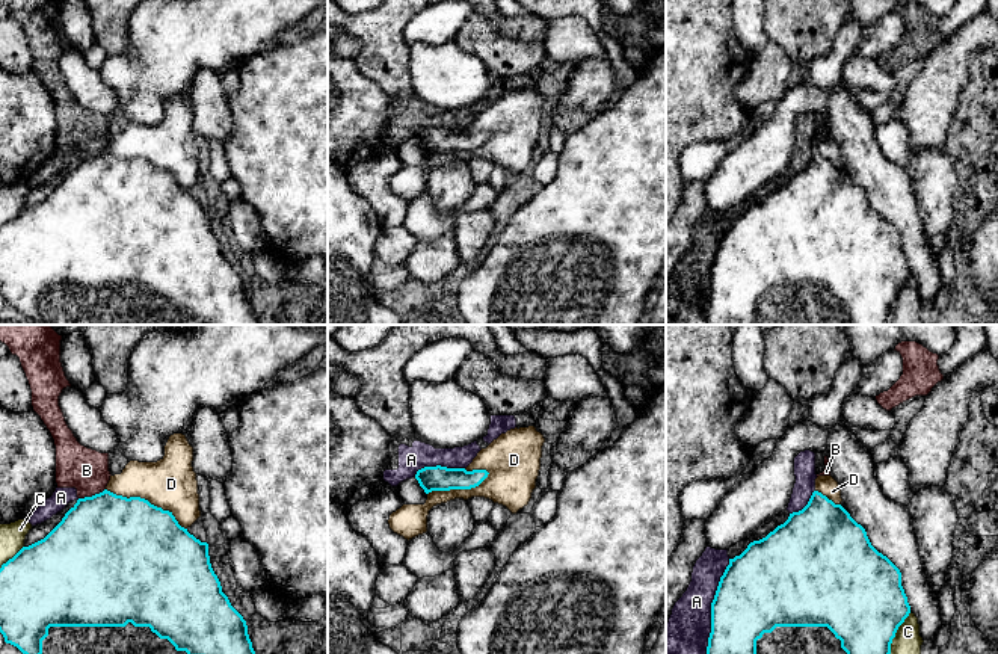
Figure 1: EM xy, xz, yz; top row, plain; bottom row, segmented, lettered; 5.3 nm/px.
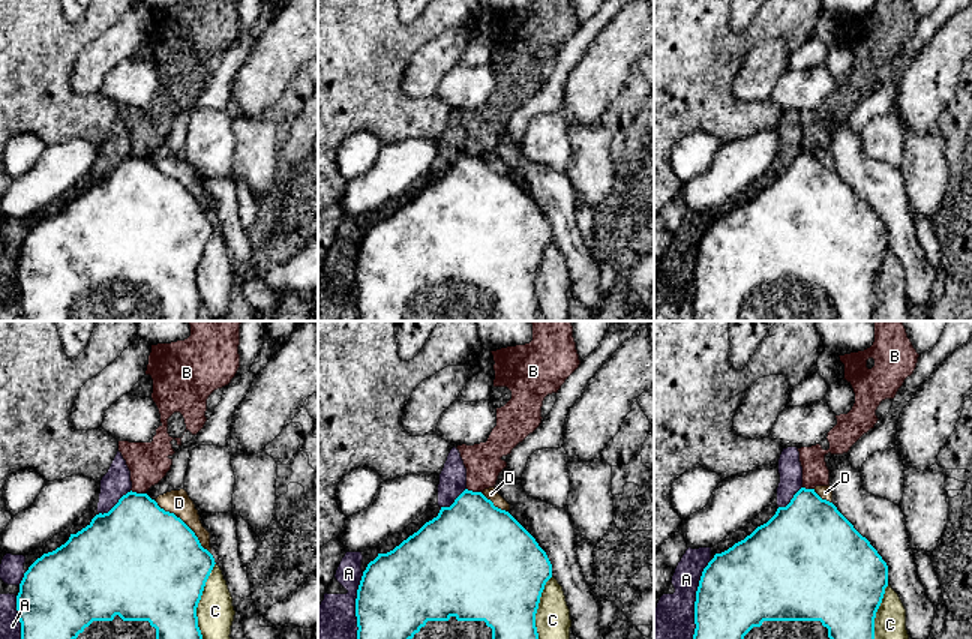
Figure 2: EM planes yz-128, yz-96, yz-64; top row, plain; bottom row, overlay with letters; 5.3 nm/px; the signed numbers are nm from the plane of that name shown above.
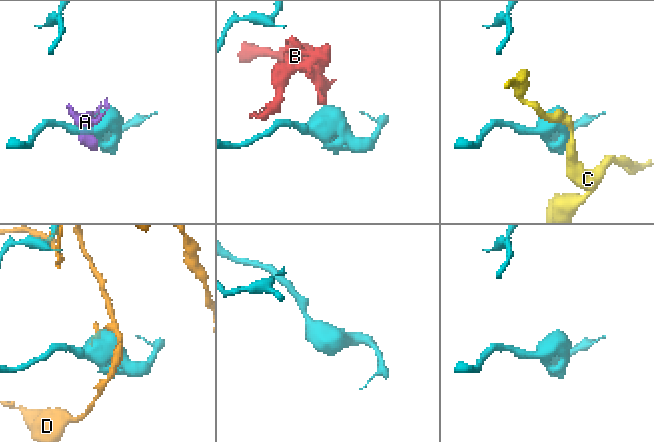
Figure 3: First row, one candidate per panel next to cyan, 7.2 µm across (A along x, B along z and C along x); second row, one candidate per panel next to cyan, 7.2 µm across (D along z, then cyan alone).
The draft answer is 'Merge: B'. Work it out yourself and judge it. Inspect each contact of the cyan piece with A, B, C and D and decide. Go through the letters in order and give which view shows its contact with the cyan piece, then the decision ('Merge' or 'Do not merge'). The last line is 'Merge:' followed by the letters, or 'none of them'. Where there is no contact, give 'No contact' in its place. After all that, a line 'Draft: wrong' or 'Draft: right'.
A: Touches cyan in yz. Do not merge
B: Touches cyan in xy. Do not merge
C: Touches cyan in yz. Do not merge
D: Touches cyan in xz. Do not merge
Merge: none of them
Draft: wrong

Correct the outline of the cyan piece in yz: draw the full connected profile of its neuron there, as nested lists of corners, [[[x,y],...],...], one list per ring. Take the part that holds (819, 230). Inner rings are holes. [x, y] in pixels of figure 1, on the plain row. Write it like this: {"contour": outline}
{"contour": [[[814,153],[802,172],[790,175],[784,186],[765,199],[750,204],[740,217],[729,221],[711,264],[707,322],[708,325],[889,325],[892,301],[909,275],[910,267],[901,248],[900,231],[871,207],[865,190],[841,166]]]}

